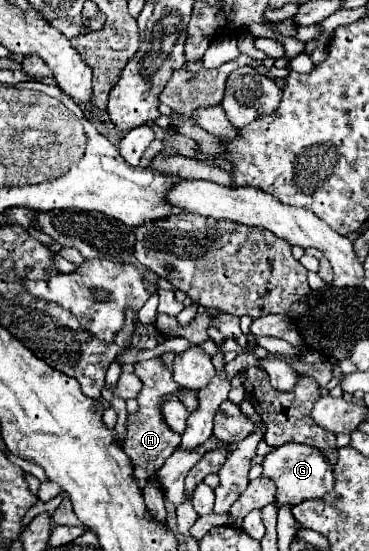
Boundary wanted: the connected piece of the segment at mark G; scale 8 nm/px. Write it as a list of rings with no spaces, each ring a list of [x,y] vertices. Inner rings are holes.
[[[286,442],[282,446],[276,446],[272,452],[264,456],[262,478],[270,478],[276,484],[276,500],[274,500],[276,508],[296,506],[304,500],[322,498],[334,488],[334,472],[328,458],[316,448],[296,442]]]

